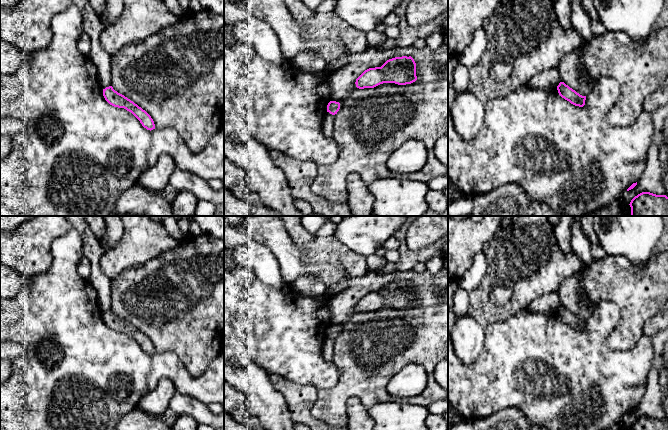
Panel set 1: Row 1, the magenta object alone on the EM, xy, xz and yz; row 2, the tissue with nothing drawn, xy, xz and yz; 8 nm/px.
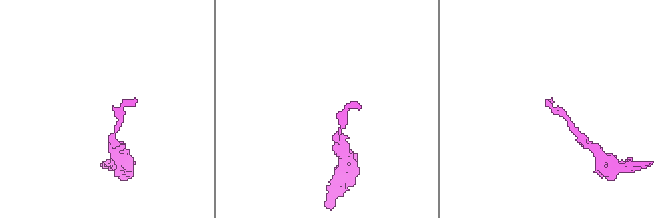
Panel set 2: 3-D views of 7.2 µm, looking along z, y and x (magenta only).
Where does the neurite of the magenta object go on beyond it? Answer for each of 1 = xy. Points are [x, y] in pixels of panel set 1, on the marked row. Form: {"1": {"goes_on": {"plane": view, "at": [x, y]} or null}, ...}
{"1": {"goes_on": null}}

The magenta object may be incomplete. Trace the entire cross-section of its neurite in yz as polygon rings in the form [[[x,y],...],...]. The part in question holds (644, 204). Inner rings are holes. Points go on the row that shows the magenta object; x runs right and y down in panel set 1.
[[[642,192],[631,202],[631,216],[668,216],[668,197]]]

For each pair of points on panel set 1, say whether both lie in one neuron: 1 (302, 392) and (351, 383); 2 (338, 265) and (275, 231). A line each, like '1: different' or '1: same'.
1: different
2: same

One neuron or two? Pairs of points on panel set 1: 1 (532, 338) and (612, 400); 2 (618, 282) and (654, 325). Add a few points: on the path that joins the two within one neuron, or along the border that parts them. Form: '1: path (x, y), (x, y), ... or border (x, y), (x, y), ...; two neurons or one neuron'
1: path (553, 359), (574, 380), (596, 381); one neuron
2: border (657, 311), (645, 323), (642, 333); two neurons

